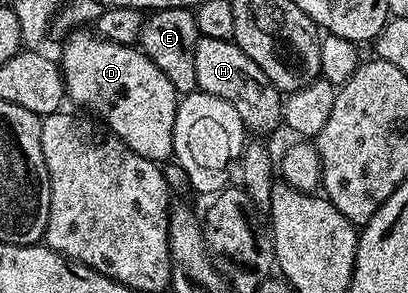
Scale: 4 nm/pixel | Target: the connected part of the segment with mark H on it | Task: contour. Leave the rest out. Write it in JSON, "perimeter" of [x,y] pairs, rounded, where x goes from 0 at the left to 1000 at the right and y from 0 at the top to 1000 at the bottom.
{"perimeter":[[[490,126],[473,188],[473,229],[483,239],[483,304],[566,352],[605,447],[637,440],[645,454],[664,454],[686,437],[696,334],[659,256],[650,256],[650,242],[640,242],[640,229],[630,229],[630,215],[620,215],[620,201],[610,201],[574,137]]]}

